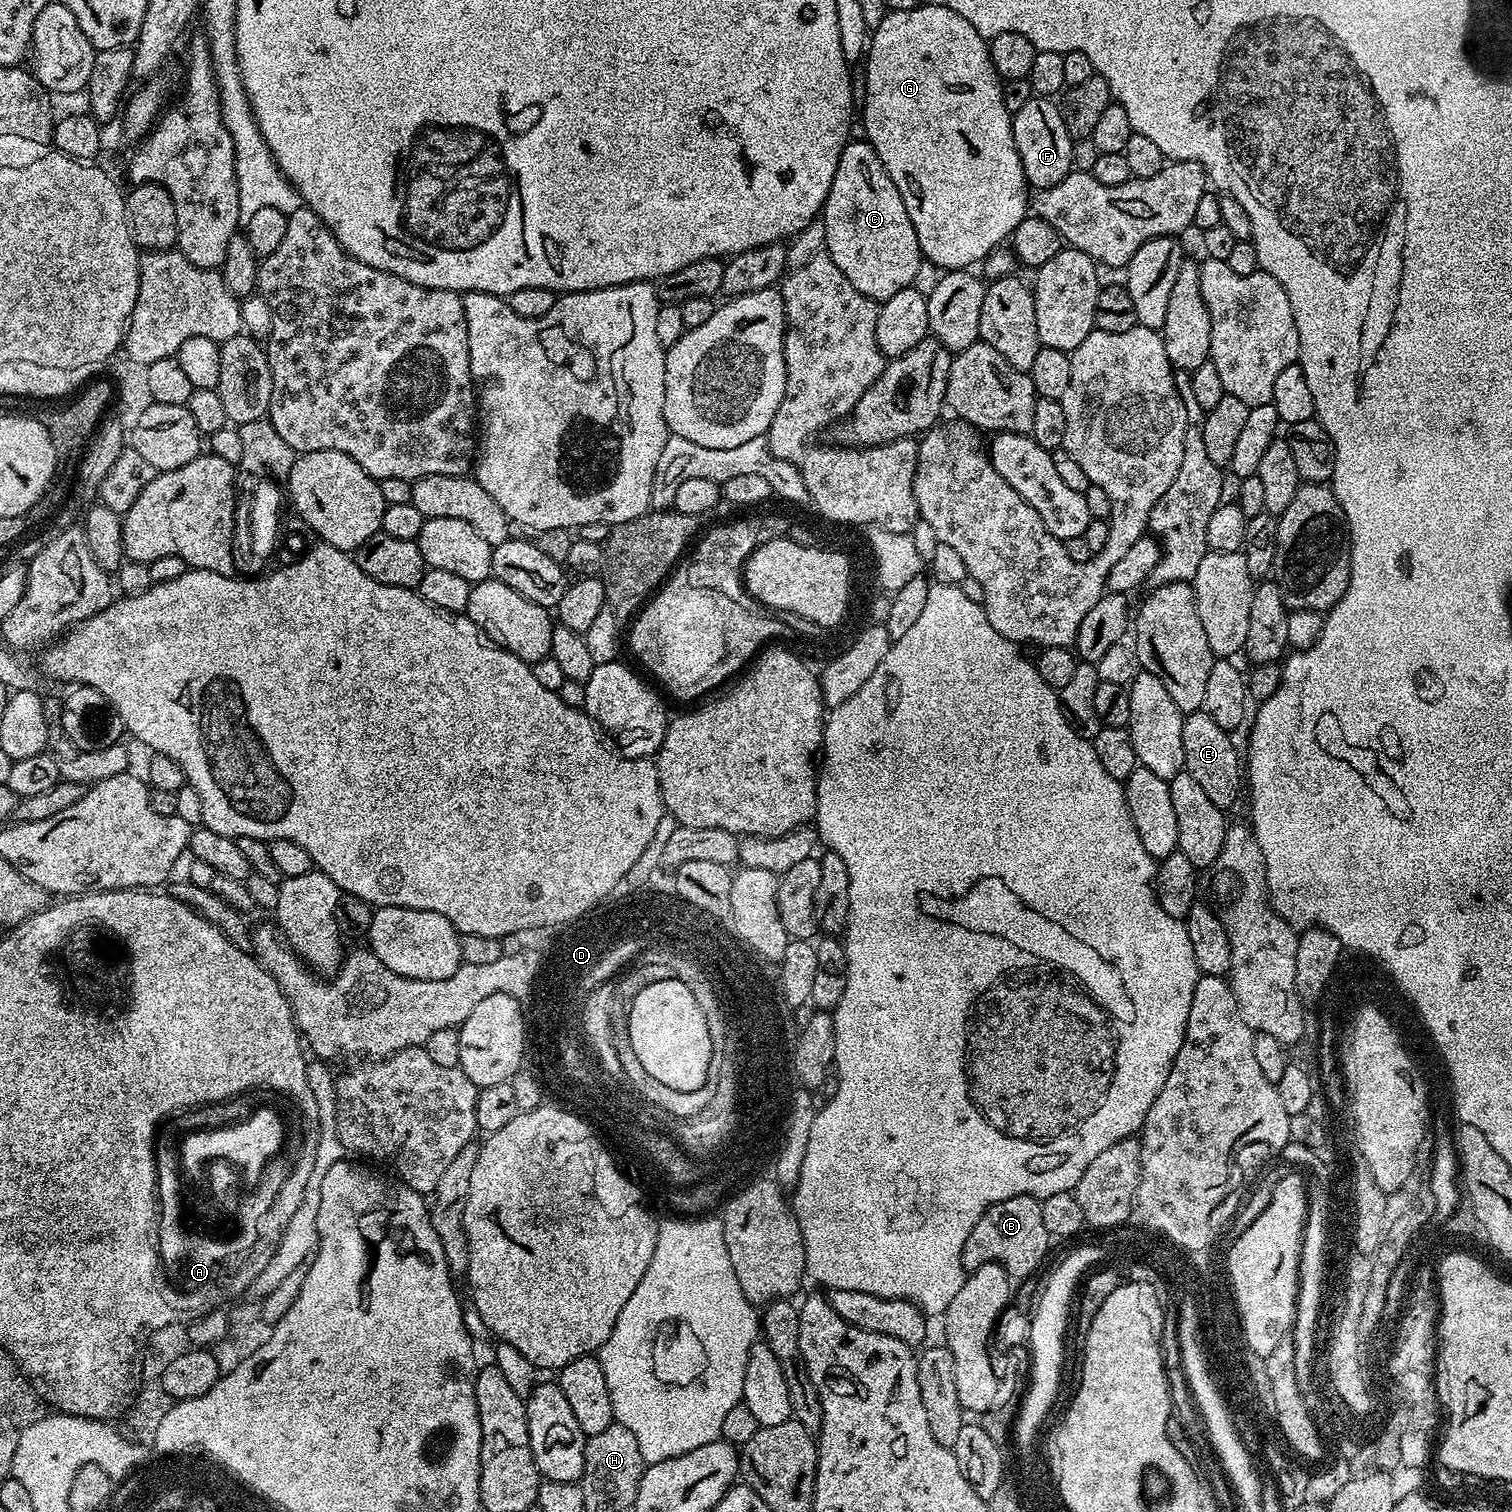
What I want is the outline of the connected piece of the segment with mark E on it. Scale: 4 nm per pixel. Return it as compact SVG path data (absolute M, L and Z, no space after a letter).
M1206 711L1189 712L1184 717L1182 726L1182 754L1184 771L1202 785L1202 790L1209 796L1214 806L1231 810L1242 800L1242 752L1236 749L1233 737Z

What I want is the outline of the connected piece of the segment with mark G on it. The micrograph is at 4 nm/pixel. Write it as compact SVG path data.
M934 2L921 3L919 8L914 10L898 10L897 12L889 12L887 16L882 18L882 22L876 28L871 29L870 43L866 49L866 59L864 64L864 132L872 149L878 154L878 158L882 158L882 166L886 166L886 170L890 174L890 178L894 182L894 186L898 186L898 194L902 194L902 202L906 202L906 214L910 214L910 222L914 222L914 230L918 234L918 246L920 247L921 257L925 261L928 260L932 264L937 264L940 270L968 270L973 266L979 265L995 248L1001 247L1011 237L1012 231L1018 226L1018 222L1022 222L1025 216L1030 212L1030 185L1028 179L1024 176L1022 170L1022 158L1018 158L1018 146L1014 146L1014 130L1012 129L1012 112L1008 104L1004 101L1005 81L994 70L994 62L990 58L990 50L988 49L989 41L982 34L978 34L978 30L974 30L974 26L970 26L970 22L966 22L966 18L962 18L962 14L958 14L954 10L950 10L946 6L938 6Z

